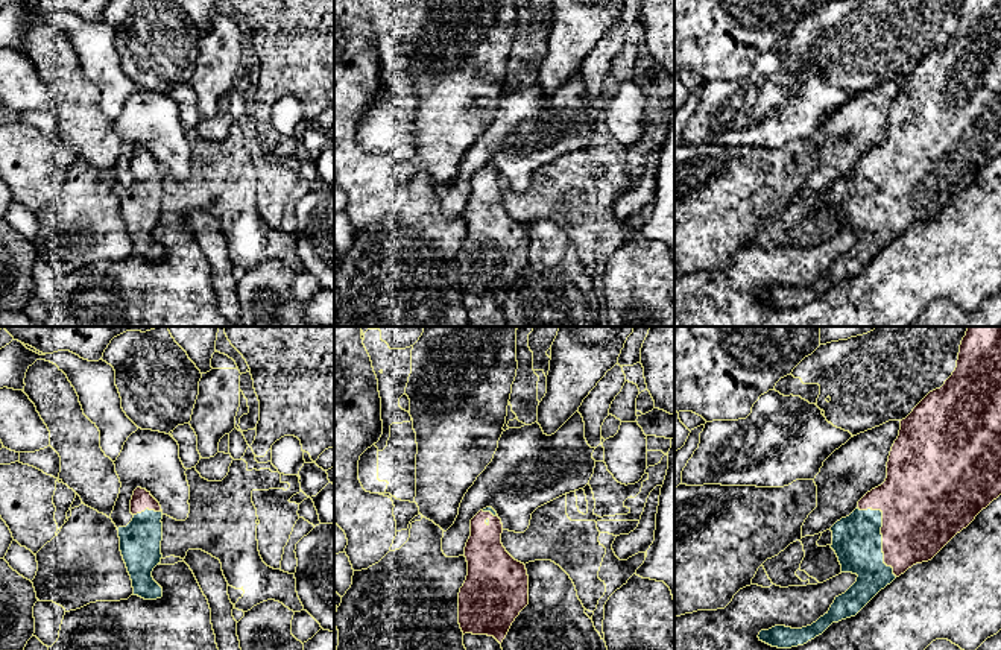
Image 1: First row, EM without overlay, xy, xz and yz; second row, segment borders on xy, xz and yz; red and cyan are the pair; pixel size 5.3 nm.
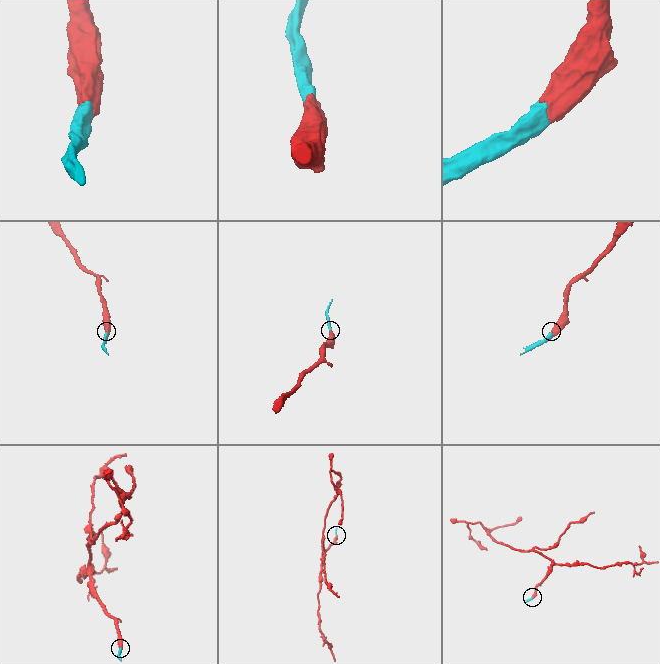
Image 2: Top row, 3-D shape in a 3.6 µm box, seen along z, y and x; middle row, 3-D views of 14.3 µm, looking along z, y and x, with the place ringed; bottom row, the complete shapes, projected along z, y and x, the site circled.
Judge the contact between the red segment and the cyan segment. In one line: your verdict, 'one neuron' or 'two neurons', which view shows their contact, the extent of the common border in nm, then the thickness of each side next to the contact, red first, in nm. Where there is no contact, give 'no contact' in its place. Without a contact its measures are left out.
one neuron; meets red in yz; contact 420 nm long; 420 nm thick on the red side, 260 nm on the other

